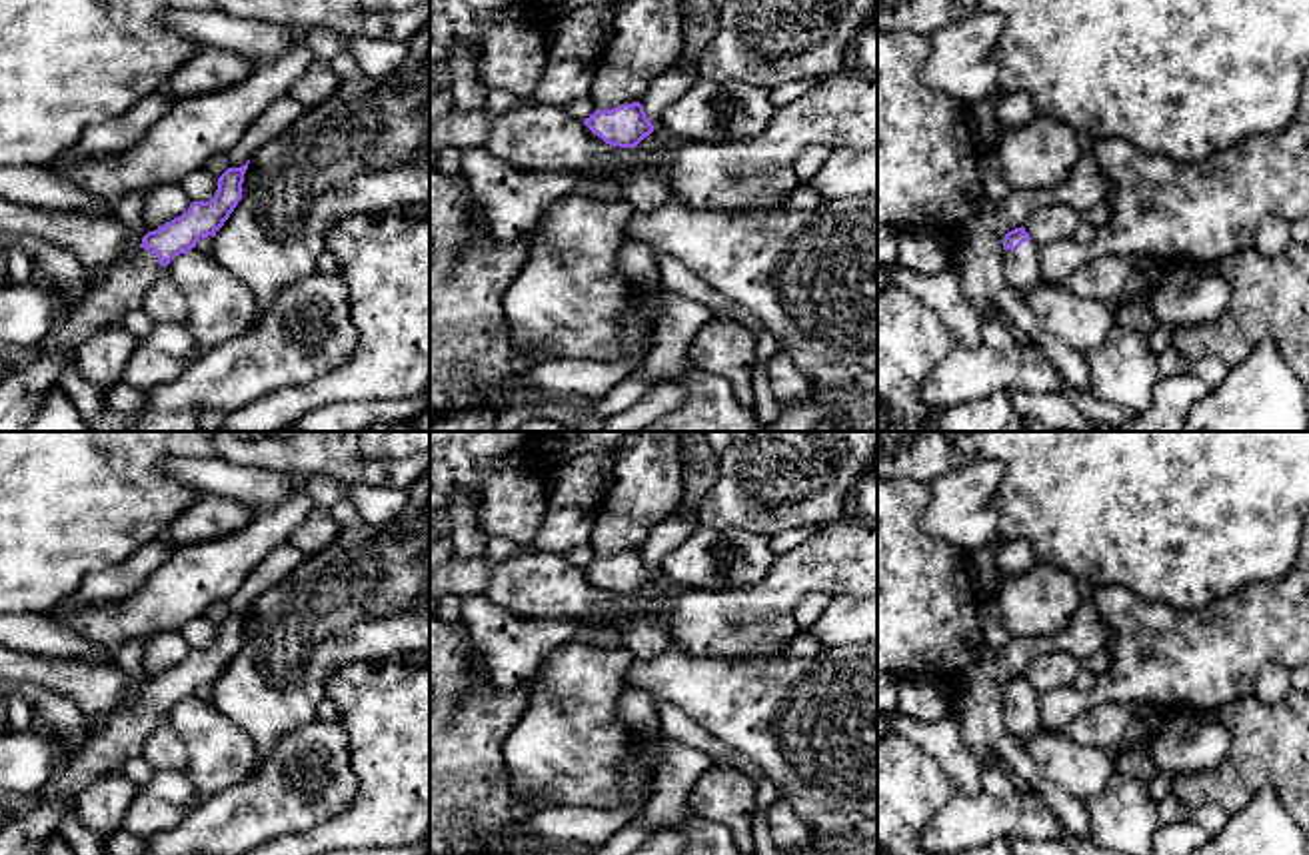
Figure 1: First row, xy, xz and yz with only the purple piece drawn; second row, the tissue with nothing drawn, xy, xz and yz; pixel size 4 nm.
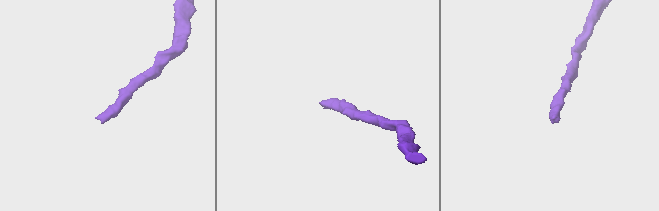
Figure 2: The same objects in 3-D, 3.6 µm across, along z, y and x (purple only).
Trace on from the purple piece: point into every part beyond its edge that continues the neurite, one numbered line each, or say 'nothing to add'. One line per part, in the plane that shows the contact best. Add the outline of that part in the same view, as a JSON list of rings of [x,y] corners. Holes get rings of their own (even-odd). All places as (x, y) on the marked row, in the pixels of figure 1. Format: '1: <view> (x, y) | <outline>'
1: xz (530, 138) | [[[520,104],[494,114],[484,148],[518,172],[580,176],[604,162],[614,180],[648,158],[636,148],[606,144],[562,106],[538,104]]]

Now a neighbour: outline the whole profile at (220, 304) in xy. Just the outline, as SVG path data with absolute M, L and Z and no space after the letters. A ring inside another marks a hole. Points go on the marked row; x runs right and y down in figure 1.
M192 248L166 268L188 300L192 318L186 328L202 350L214 350L252 326L254 294L212 254Z

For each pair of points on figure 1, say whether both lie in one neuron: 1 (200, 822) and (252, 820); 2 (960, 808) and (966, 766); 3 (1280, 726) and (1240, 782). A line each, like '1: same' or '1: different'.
1: same
2: different
3: same

